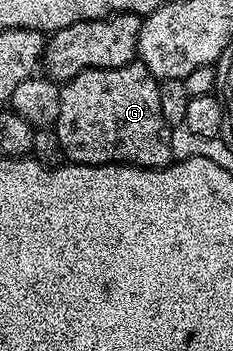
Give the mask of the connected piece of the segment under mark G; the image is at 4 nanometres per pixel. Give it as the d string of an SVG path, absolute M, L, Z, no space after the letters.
M144 63L123 67L90 67L62 84L61 113L54 130L61 141L63 158L68 164L100 167L106 163L168 167L171 154L171 128L161 113L160 80L149 73Z

